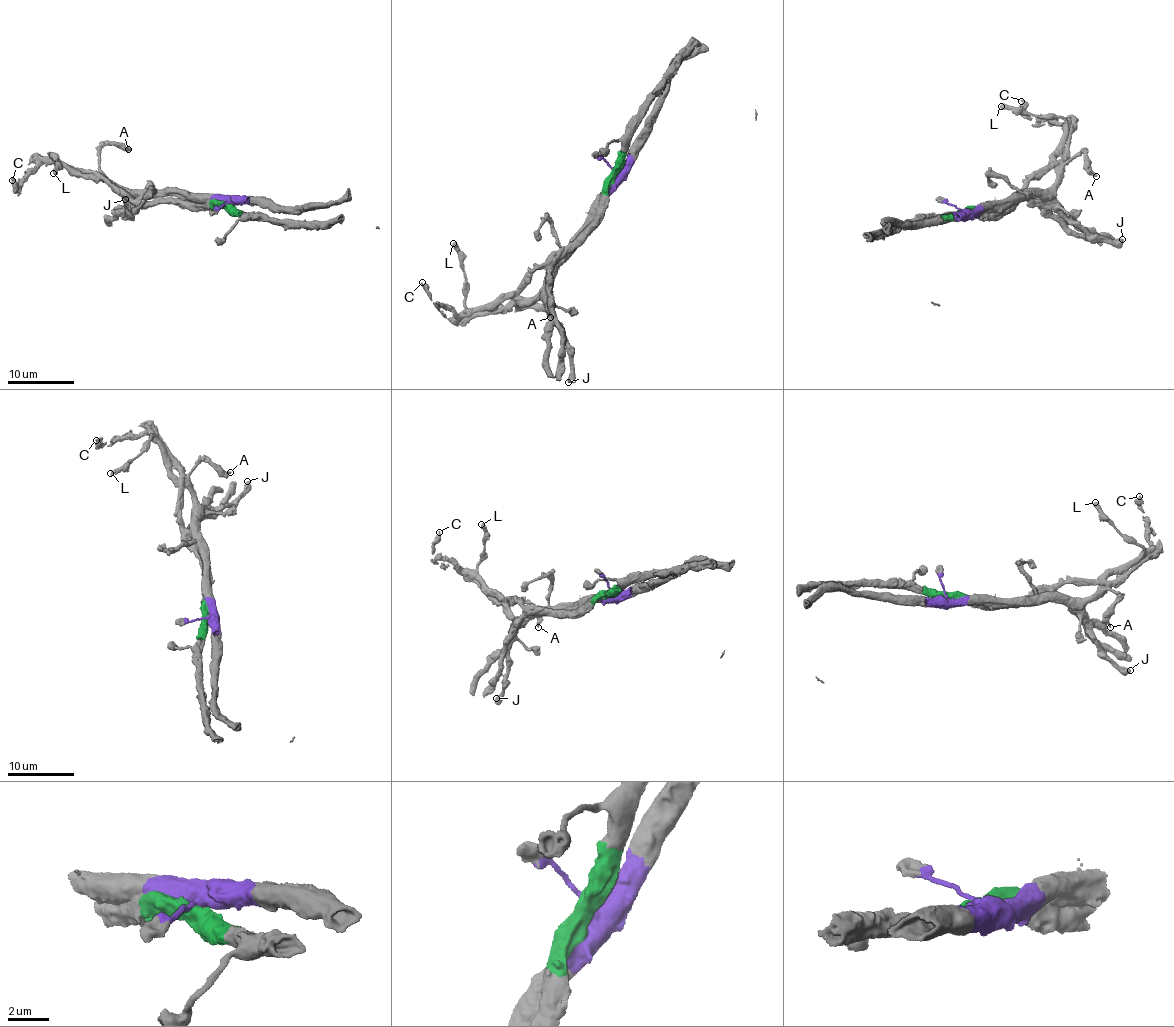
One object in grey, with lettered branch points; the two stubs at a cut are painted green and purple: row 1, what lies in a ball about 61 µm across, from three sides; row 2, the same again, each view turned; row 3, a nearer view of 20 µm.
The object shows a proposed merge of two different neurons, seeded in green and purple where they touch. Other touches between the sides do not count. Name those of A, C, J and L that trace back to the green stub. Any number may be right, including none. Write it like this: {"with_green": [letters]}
{"with_green": []}

